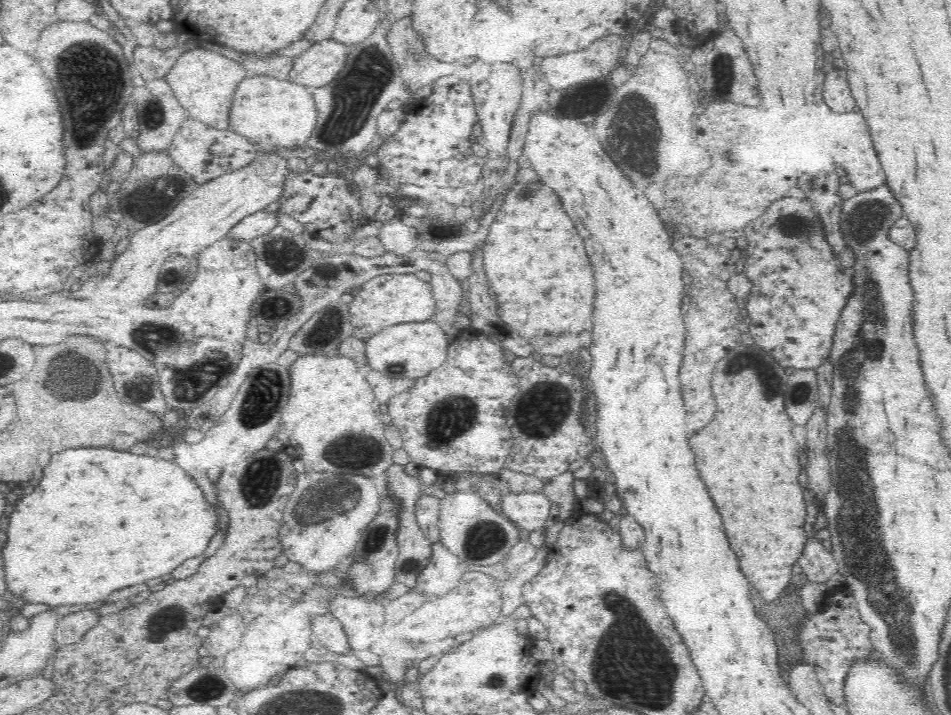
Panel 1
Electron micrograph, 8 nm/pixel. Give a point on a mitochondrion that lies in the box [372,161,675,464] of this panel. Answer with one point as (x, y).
(539, 412)

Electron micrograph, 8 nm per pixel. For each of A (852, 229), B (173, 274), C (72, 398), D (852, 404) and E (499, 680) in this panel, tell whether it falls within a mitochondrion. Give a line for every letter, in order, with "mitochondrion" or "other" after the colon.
A: mitochondrion
B: mitochondrion
C: mitochondrion
D: mitochondrion
E: mitochondrion

